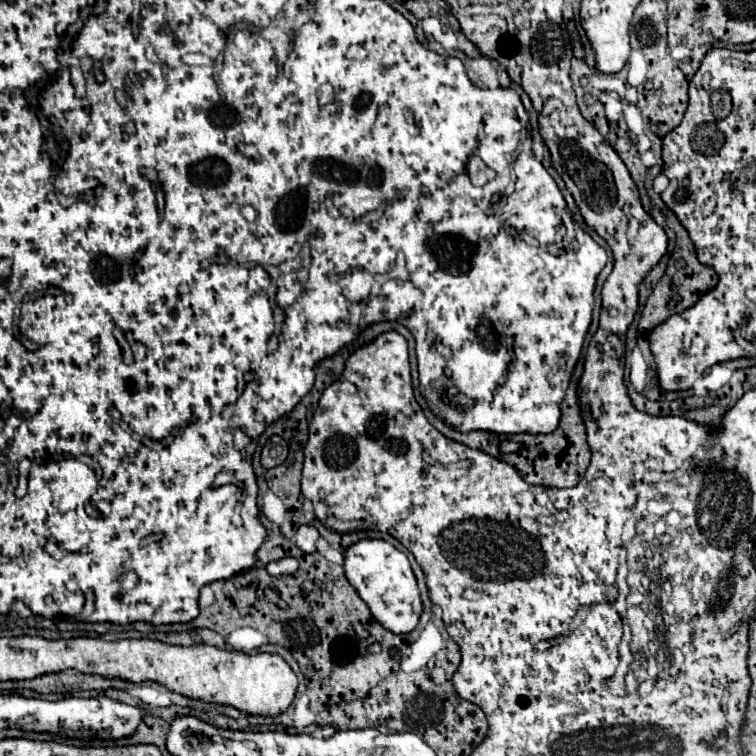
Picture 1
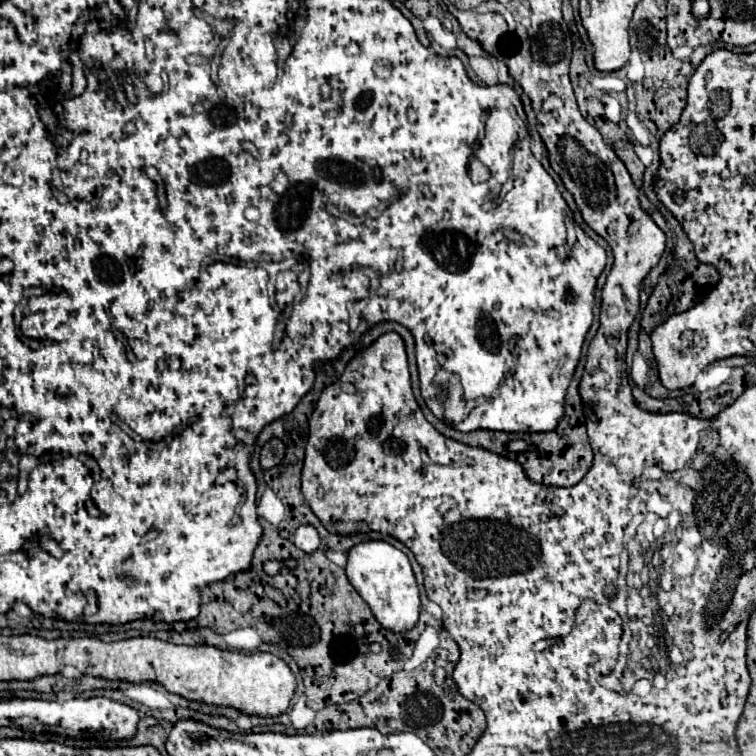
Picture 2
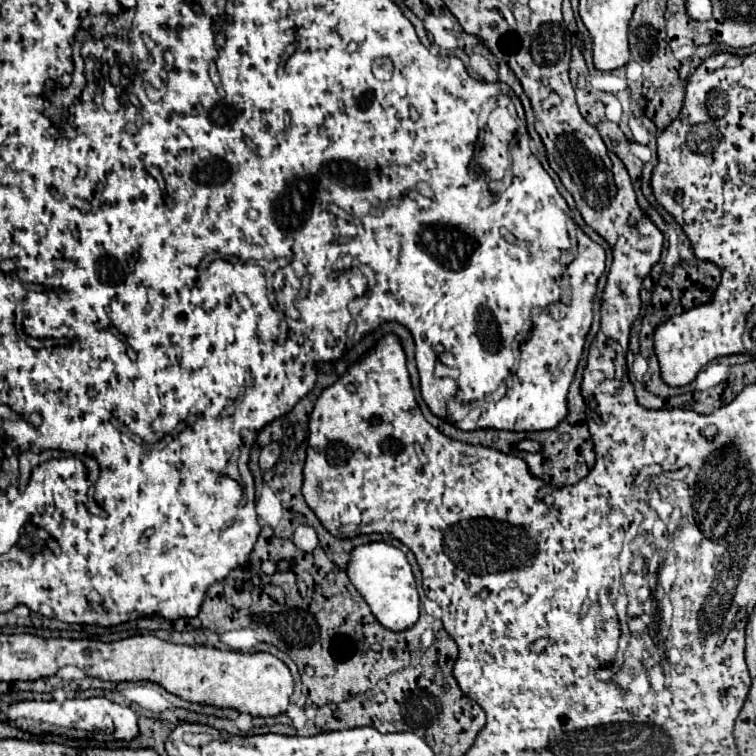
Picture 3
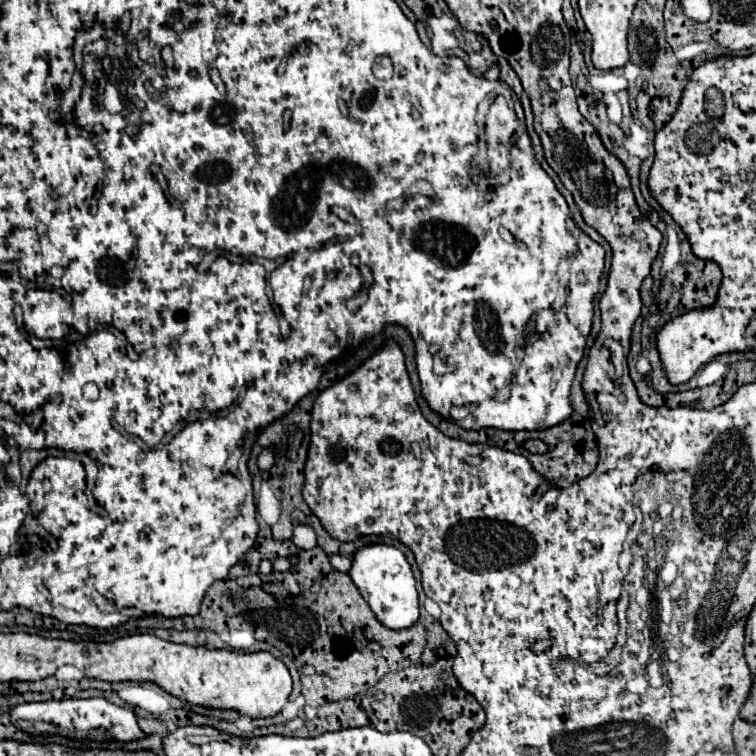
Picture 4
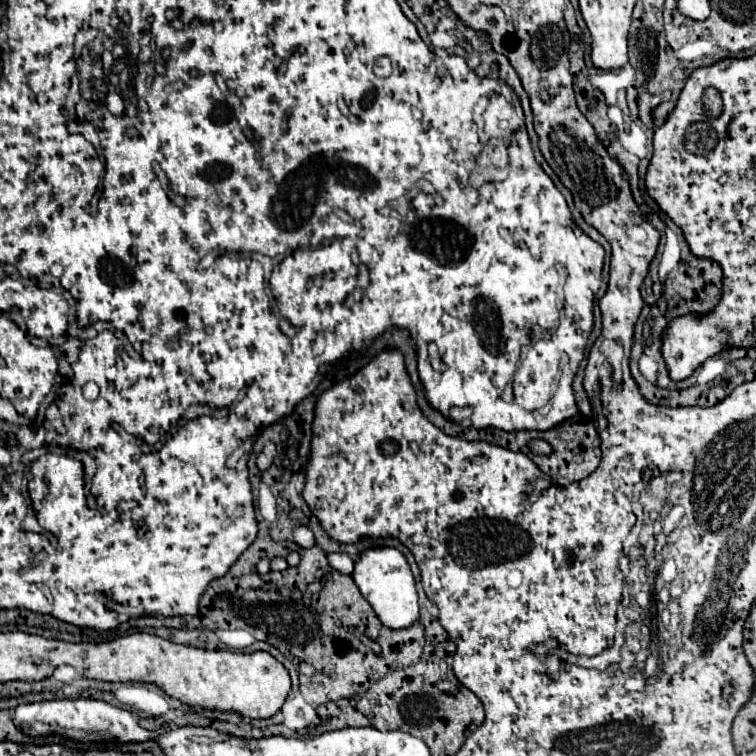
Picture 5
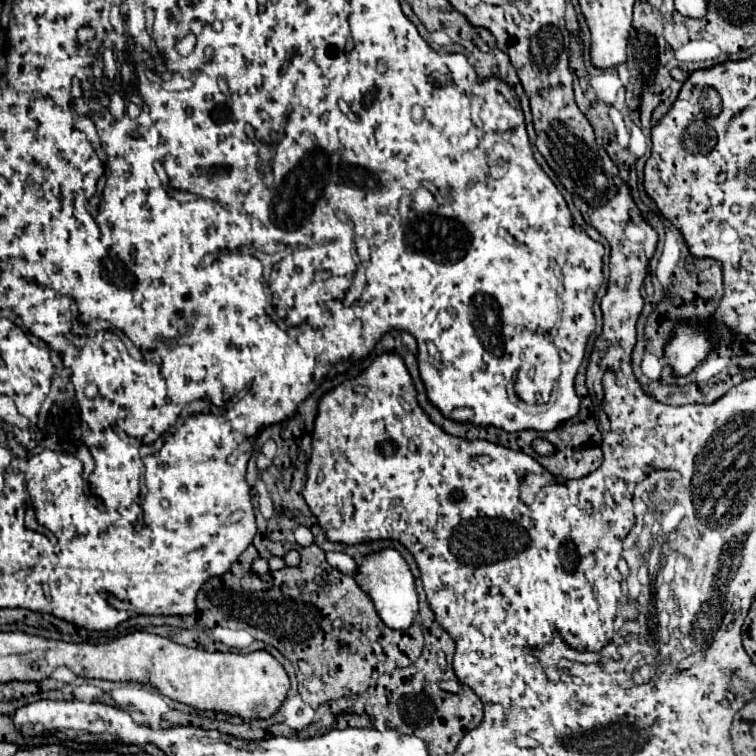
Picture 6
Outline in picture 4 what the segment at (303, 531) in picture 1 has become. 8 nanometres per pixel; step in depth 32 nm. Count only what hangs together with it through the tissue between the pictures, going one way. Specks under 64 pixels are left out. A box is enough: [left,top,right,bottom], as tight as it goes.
[292,526,310,550]

